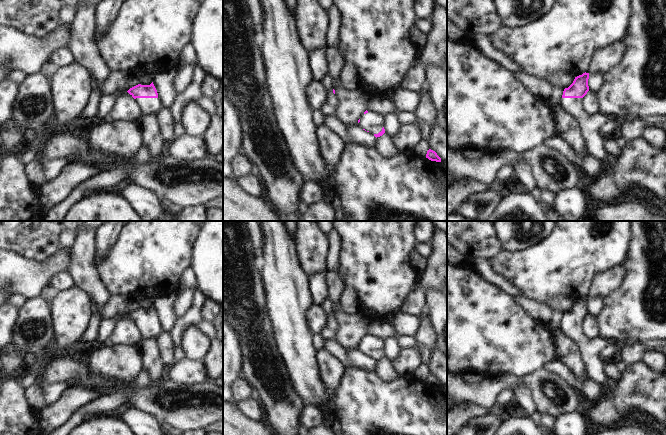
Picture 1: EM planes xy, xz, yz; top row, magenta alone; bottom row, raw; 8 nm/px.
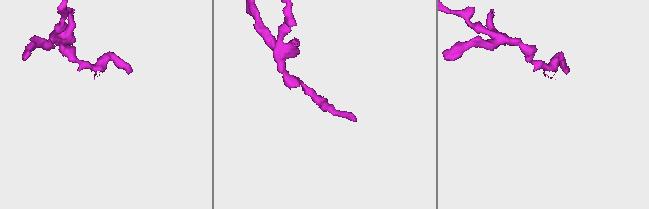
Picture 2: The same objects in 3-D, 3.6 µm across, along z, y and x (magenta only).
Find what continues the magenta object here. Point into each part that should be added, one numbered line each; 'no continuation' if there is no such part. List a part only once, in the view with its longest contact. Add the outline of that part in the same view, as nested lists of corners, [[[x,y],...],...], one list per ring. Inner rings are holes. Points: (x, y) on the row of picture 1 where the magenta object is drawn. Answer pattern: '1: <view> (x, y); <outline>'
1: xy (146, 105); [[[136,98],[141,114],[157,114],[164,108],[159,98]]]

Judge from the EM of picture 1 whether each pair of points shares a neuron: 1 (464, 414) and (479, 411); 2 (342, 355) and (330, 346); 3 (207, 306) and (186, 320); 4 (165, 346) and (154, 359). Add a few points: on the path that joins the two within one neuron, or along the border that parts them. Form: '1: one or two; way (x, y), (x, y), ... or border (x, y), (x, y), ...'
1: one; way (468, 411), (475, 411)
2: one; way (339, 353), (333, 348)
3: two; border (205, 298), (200, 310), (201, 318)
4: two; border (155, 338), (160, 360), (166, 371)

